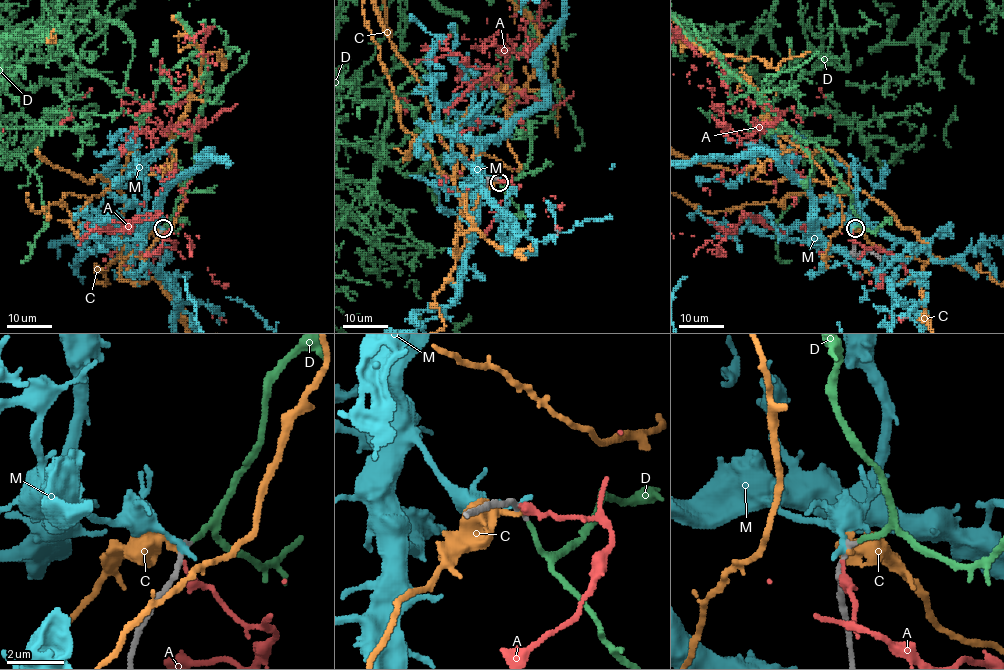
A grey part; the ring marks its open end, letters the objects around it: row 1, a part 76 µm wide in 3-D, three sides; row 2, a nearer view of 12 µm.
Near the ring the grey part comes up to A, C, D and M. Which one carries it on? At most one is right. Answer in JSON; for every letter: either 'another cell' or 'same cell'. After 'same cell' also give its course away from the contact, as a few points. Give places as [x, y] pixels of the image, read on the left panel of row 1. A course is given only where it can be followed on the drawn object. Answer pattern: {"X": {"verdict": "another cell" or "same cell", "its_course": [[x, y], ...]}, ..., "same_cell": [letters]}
{"A": {"verdict": "another cell"}, "C": {"verdict": "another cell"}, "D": {"verdict": "same cell"}, "M": {"verdict": "another cell"}, "same_cell": ["D"]}

